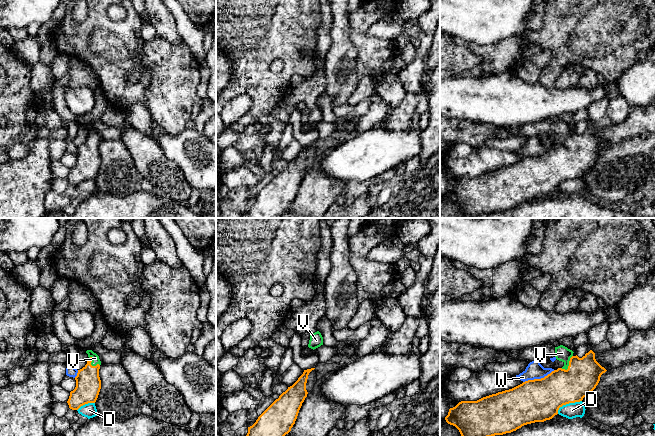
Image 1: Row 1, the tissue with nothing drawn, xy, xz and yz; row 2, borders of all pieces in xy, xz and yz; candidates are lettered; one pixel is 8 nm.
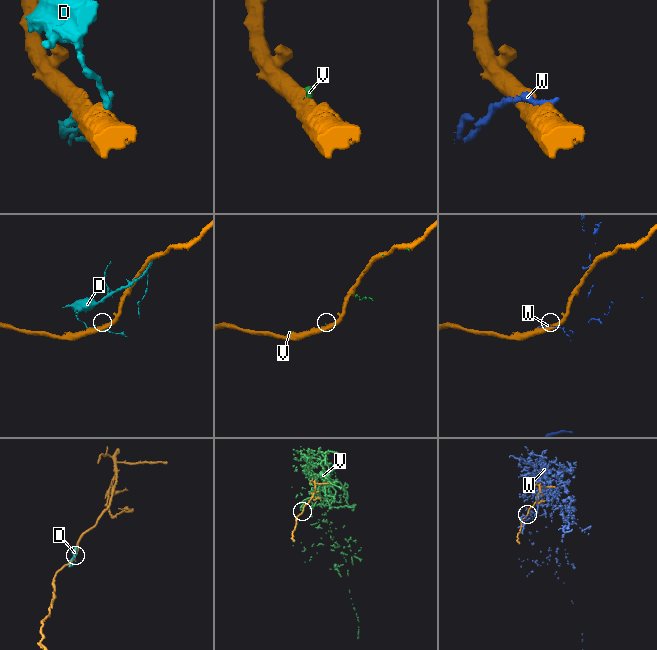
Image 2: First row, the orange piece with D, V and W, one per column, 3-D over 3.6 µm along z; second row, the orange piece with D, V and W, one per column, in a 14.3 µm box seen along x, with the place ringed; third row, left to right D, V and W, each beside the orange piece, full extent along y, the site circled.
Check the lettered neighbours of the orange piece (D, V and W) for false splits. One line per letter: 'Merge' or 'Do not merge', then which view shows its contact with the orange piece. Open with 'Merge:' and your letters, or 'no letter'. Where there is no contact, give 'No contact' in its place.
Merge: V
D: Do not merge. Touches orange in yz
V: Merge. Touches orange in xy
W: Do not merge. Touches orange in yz

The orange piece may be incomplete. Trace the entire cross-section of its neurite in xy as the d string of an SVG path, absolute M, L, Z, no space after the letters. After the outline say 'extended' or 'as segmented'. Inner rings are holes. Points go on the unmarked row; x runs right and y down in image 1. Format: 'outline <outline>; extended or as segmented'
outline M87 126L88 137L87 140L78 146L76 156L76 163L70 168L67 177L69 184L78 186L81 182L88 179L95 179L100 165L101 156L99 153L99 145L101 137L99 132L92 126Z; extended

